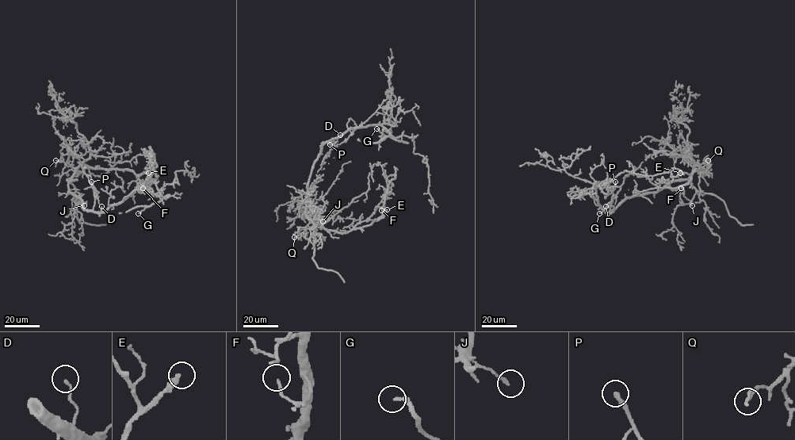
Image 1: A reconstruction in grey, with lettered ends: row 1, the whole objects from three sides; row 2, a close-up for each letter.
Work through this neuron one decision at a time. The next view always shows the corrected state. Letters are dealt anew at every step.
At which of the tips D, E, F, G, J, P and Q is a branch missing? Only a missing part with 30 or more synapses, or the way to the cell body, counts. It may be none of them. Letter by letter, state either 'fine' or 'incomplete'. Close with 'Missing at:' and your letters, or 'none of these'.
D: fine
E: incomplete
F: fine
G: incomplete
J: fine
P: incomplete
Q: fine
Missing at: E, G, P

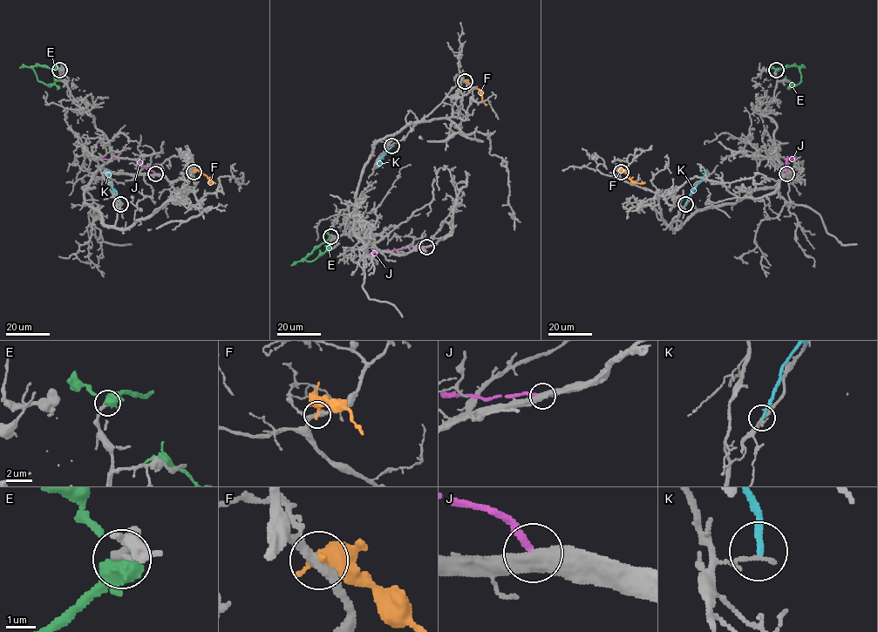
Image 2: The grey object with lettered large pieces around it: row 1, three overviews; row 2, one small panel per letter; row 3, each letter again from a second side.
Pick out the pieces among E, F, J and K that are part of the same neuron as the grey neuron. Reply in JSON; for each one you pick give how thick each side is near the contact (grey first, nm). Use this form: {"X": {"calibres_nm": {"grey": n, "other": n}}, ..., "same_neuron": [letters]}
{"same_neuron": []}

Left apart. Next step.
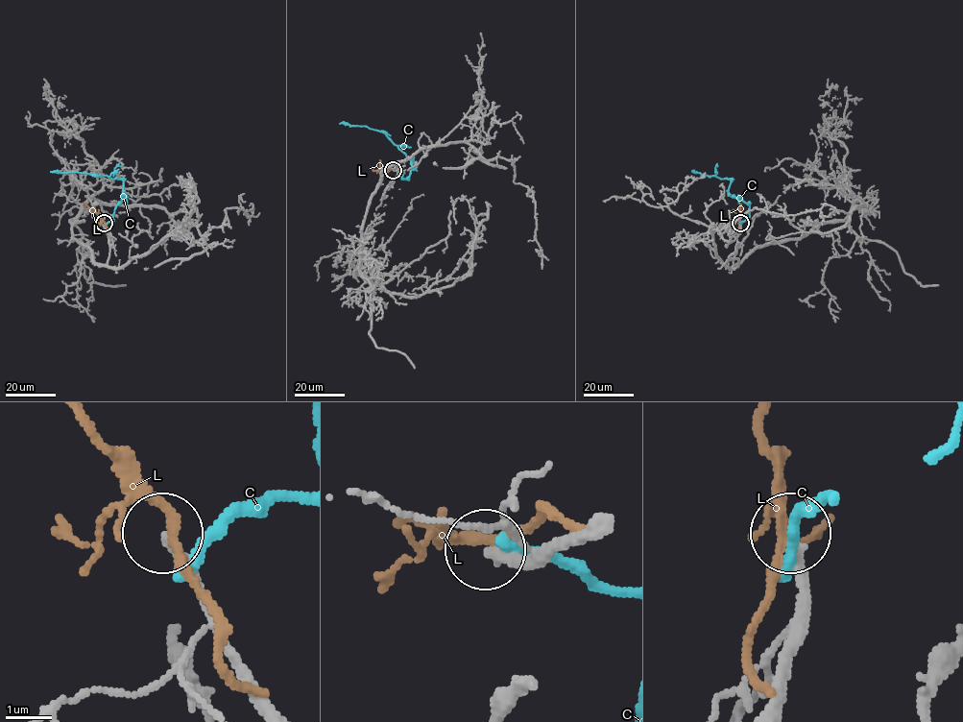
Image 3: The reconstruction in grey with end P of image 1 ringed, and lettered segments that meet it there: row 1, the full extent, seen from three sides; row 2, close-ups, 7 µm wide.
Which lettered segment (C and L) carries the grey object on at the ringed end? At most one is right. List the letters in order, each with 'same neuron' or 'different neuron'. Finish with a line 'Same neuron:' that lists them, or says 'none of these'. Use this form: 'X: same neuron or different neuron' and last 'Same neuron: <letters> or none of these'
C: different neuron
L: different neuron
Same neuron: none of these

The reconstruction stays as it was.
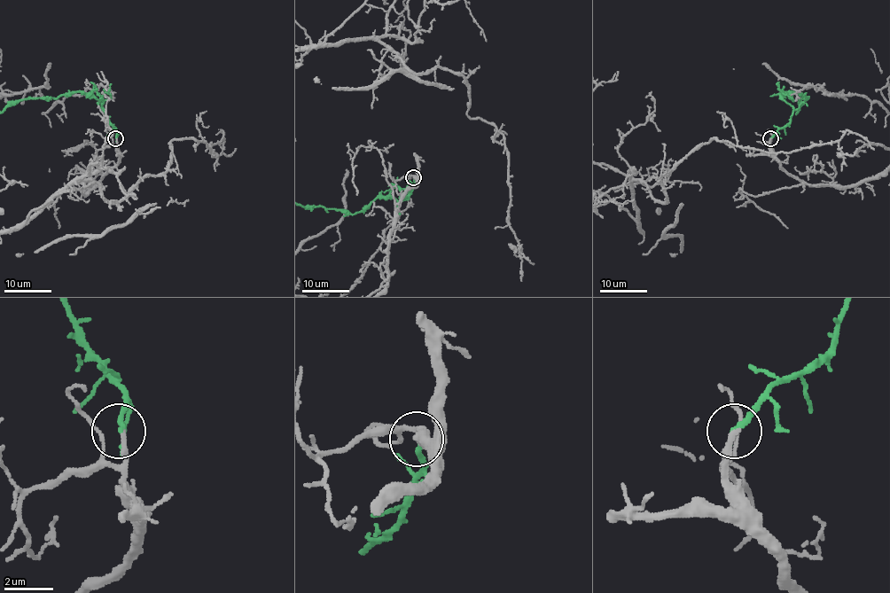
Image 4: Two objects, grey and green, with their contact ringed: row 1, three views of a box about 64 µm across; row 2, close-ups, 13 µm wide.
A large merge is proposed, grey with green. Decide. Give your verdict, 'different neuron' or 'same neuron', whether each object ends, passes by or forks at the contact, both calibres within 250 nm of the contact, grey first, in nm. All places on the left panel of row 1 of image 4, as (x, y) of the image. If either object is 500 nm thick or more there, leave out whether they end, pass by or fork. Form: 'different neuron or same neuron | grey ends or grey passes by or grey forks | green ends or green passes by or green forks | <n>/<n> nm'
same neuron | grey ends | green ends | 240/240 nm

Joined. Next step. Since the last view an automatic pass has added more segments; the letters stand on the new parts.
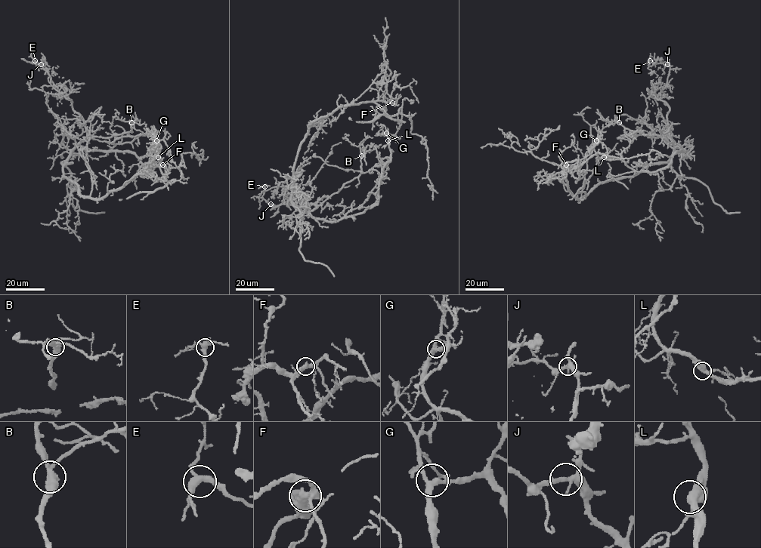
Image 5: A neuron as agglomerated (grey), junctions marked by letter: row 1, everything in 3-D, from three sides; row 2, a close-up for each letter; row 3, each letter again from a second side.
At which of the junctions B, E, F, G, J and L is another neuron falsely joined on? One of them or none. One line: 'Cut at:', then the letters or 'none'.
Cut at: none

